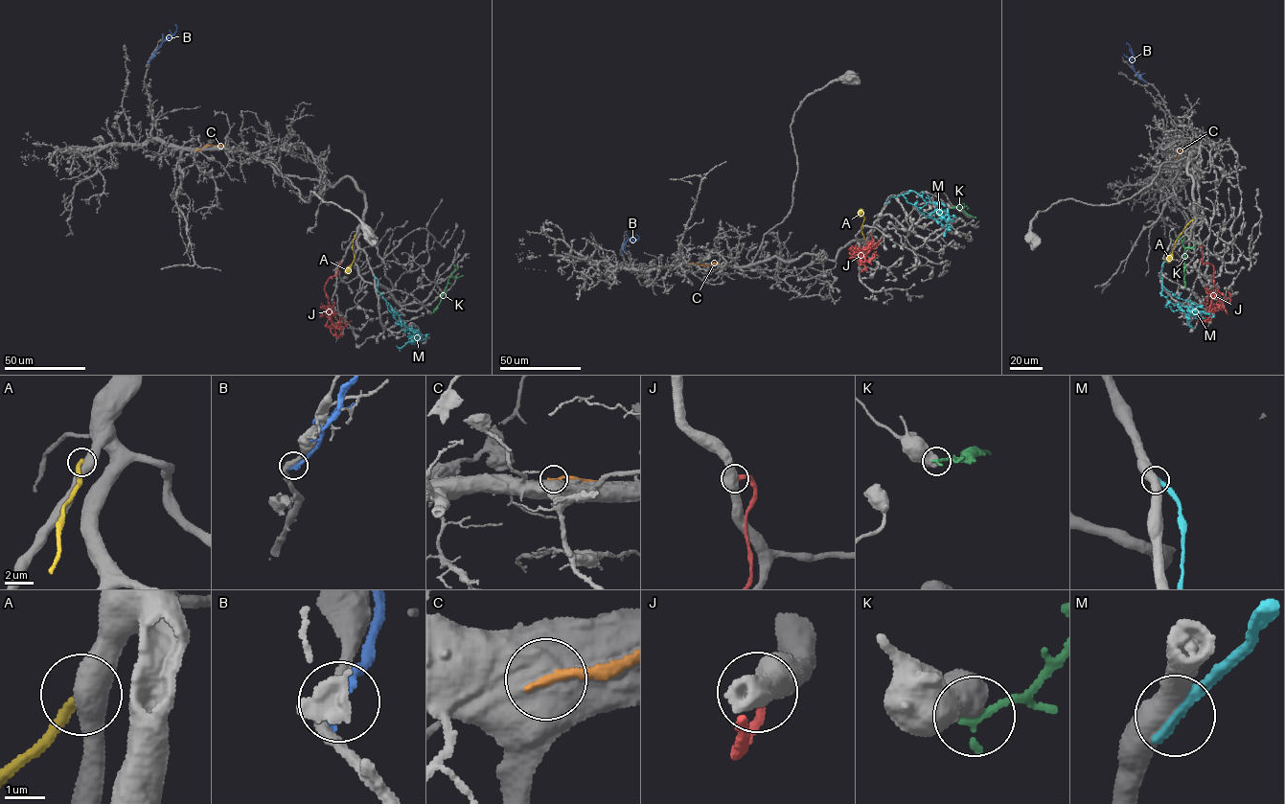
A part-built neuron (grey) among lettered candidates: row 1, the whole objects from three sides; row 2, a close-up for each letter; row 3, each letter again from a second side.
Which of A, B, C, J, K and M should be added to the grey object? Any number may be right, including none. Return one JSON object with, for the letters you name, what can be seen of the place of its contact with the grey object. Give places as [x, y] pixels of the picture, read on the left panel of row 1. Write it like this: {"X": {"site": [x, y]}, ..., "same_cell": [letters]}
{"same_cell": []}

